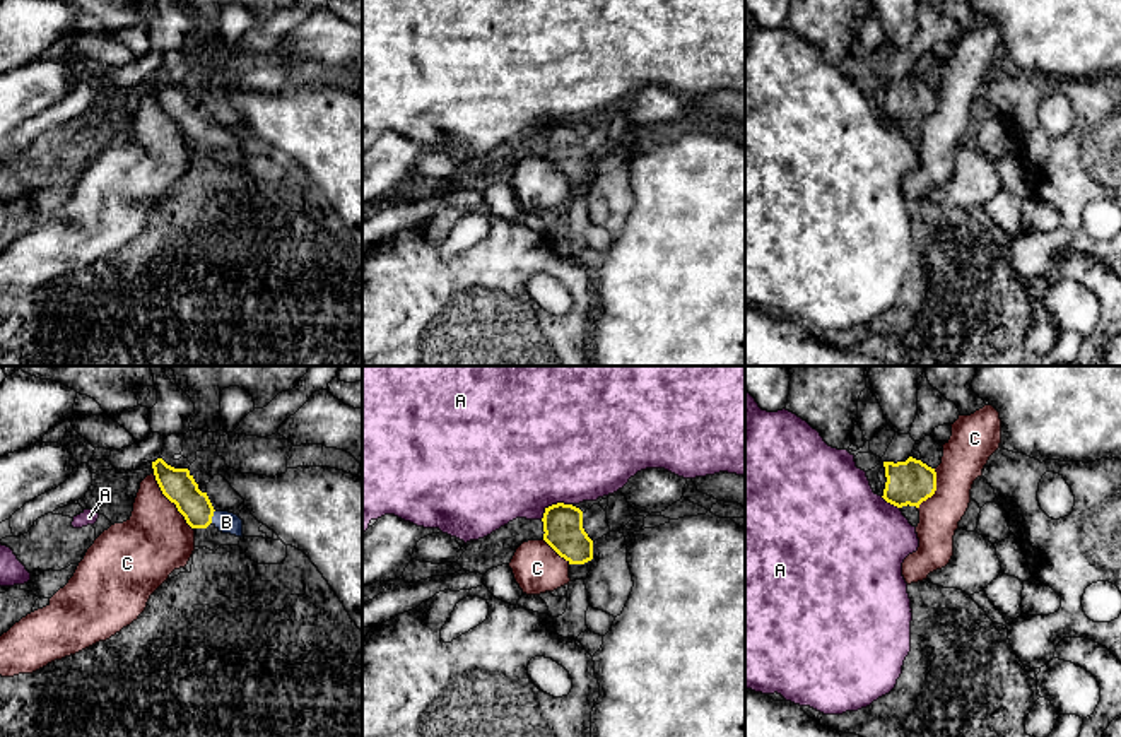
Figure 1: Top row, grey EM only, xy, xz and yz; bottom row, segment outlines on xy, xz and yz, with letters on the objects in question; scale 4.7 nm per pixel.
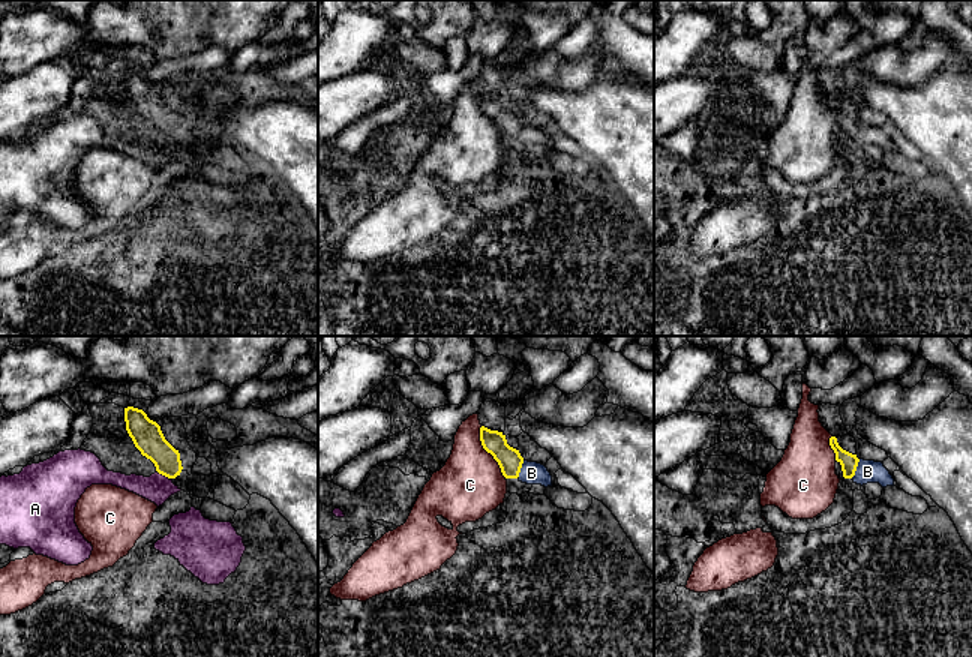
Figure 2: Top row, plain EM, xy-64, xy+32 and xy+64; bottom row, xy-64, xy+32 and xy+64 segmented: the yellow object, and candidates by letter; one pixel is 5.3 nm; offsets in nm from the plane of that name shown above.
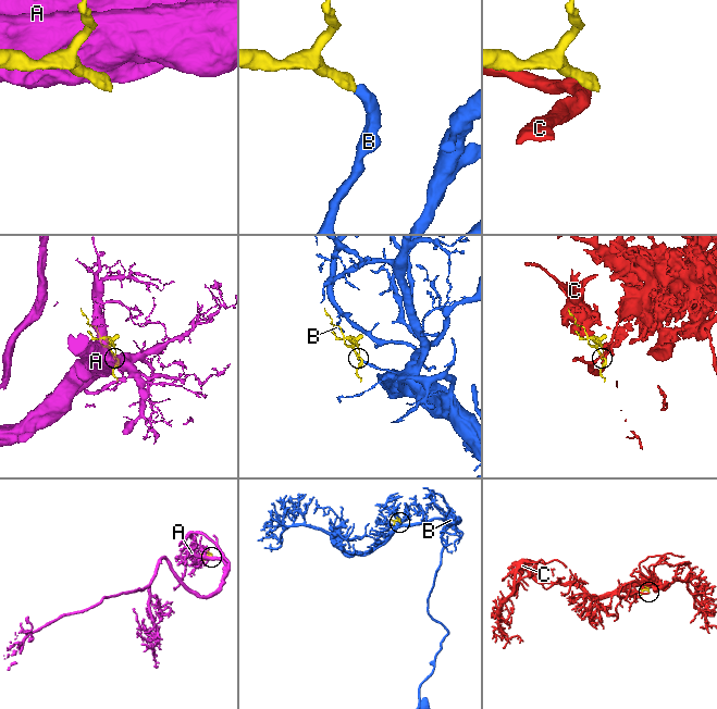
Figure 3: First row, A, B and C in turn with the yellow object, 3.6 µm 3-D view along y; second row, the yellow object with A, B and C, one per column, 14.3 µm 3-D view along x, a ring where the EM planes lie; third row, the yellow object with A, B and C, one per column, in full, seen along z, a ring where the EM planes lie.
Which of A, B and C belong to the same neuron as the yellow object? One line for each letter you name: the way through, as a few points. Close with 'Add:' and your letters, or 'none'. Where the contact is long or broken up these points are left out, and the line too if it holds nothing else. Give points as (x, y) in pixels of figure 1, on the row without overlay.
B: way xy (178, 103), (212, 132), (226, 139)
Add: B

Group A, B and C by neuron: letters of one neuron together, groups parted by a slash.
A / B / C

